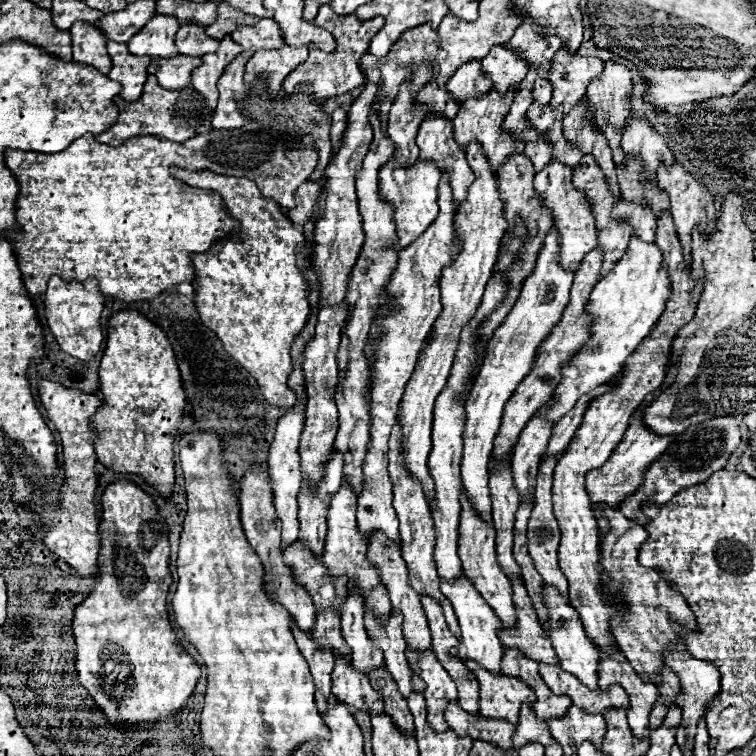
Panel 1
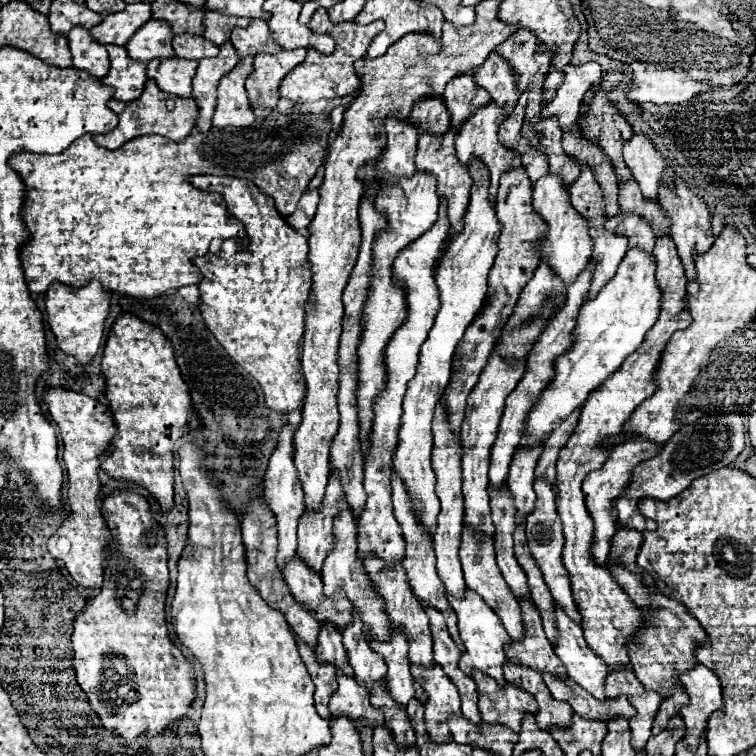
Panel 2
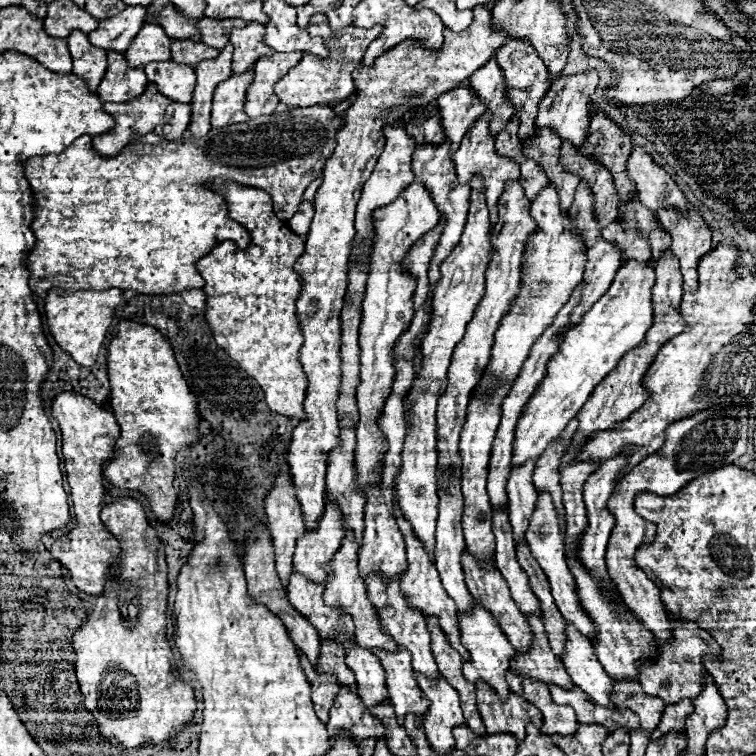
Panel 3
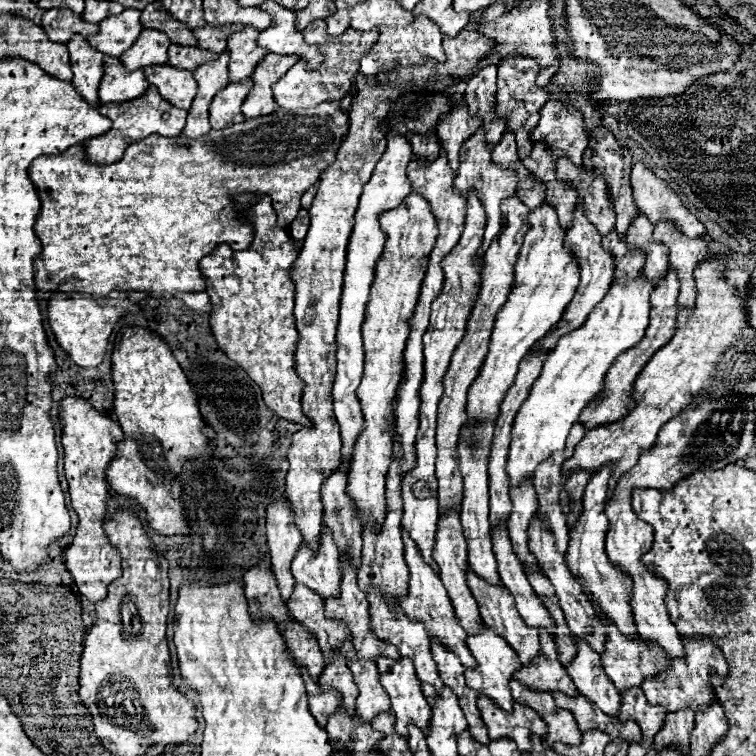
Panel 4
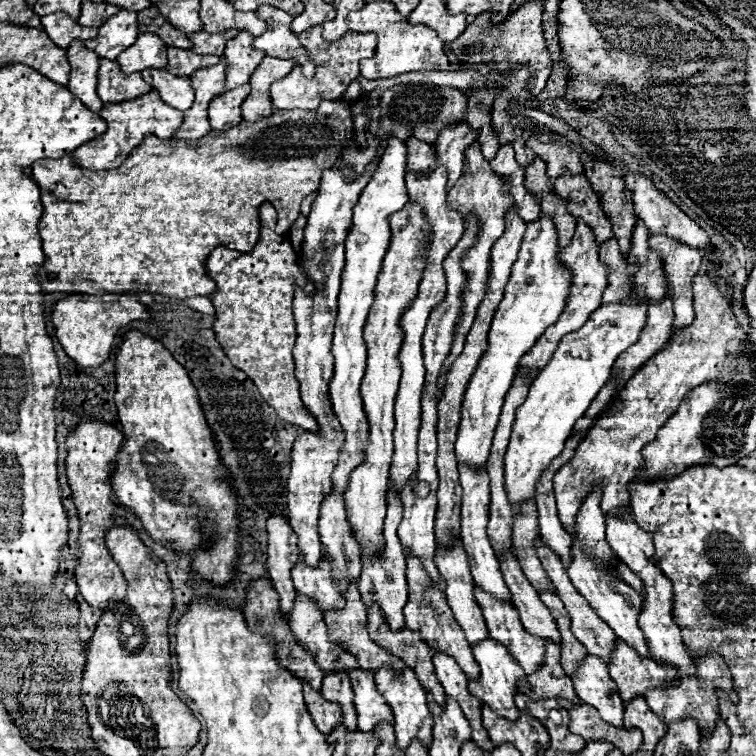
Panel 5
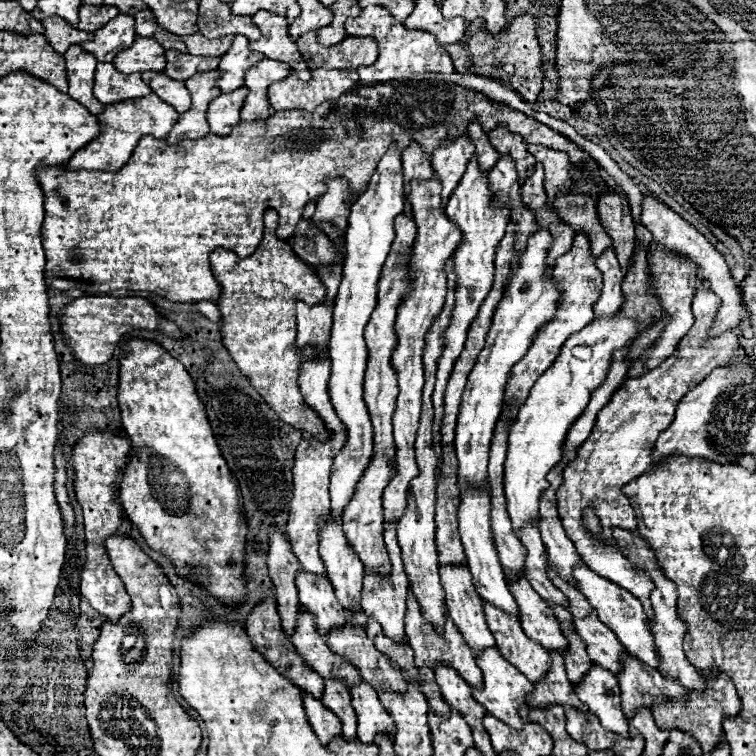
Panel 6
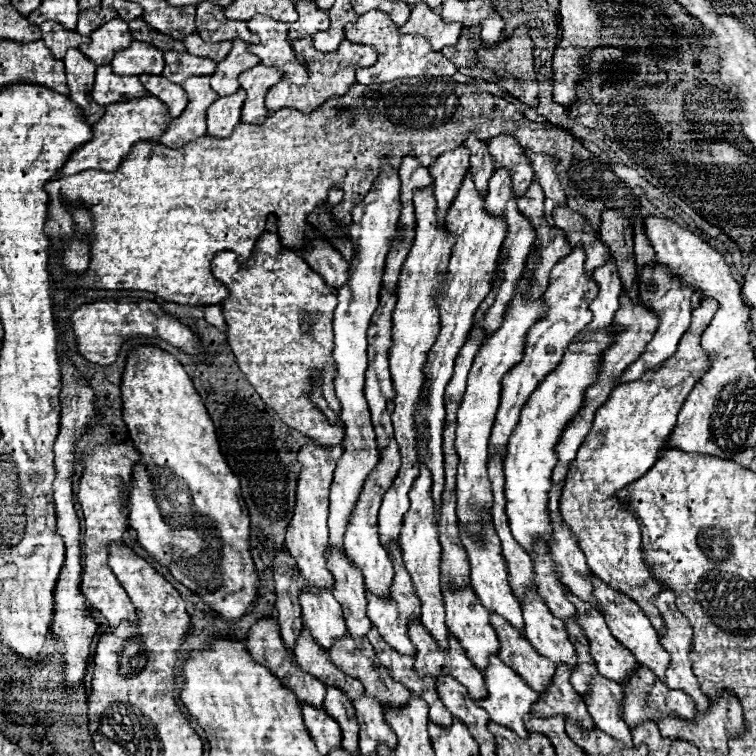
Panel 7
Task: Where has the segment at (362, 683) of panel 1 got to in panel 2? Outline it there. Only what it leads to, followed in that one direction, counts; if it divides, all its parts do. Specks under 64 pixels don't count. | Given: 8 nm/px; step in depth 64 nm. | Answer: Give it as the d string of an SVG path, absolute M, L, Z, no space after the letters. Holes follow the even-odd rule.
M336 670L338 690L330 698L332 716L346 714L352 720L364 718L364 712L370 708L370 692L364 684L356 680L356 676L346 676Z

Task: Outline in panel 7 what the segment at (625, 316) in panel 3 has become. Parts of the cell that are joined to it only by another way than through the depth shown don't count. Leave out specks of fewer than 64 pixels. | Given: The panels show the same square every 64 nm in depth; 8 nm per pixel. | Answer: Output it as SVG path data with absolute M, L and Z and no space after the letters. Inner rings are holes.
M614 324L604 330L592 330L580 340L572 340L564 350L560 366L542 380L530 400L524 404L520 412L520 422L514 428L504 458L504 474L506 474L506 514L510 520L510 528L520 546L532 556L532 540L542 540L548 544L550 540L550 518L546 512L548 490L552 486L552 470L556 466L556 442L564 430L564 426L578 414L584 404L584 392L598 380L600 362L606 348L612 346L616 336L620 336L620 328Z

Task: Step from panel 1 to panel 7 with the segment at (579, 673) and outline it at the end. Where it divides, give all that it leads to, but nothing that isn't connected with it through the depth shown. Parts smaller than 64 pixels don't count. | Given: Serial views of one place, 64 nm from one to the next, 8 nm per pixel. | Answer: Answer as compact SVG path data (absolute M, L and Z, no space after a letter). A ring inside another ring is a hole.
M596 674L588 694L584 696L584 702L588 706L590 716L594 718L596 726L600 726L602 732L614 736L626 746L632 746L630 728L622 720L624 692L620 684L612 682L610 678L604 678L602 674Z

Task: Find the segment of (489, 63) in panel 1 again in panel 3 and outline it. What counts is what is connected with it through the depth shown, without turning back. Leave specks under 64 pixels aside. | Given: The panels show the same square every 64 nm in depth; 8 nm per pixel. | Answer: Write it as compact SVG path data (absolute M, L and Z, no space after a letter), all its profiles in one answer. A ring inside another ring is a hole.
M490 58L480 70L476 70L476 74L472 74L470 86L478 96L486 100L488 112L492 114L490 130L496 136L514 114L514 106L506 96L508 86L506 86L502 68L498 66L496 58Z

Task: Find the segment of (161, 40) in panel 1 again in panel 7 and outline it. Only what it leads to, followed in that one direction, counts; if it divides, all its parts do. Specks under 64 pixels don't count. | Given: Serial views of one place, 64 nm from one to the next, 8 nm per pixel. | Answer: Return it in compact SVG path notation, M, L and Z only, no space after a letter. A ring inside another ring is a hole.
M132 42L124 54L116 54L112 60L114 74L120 76L140 76L140 74L160 74L164 68L164 52L148 42Z

